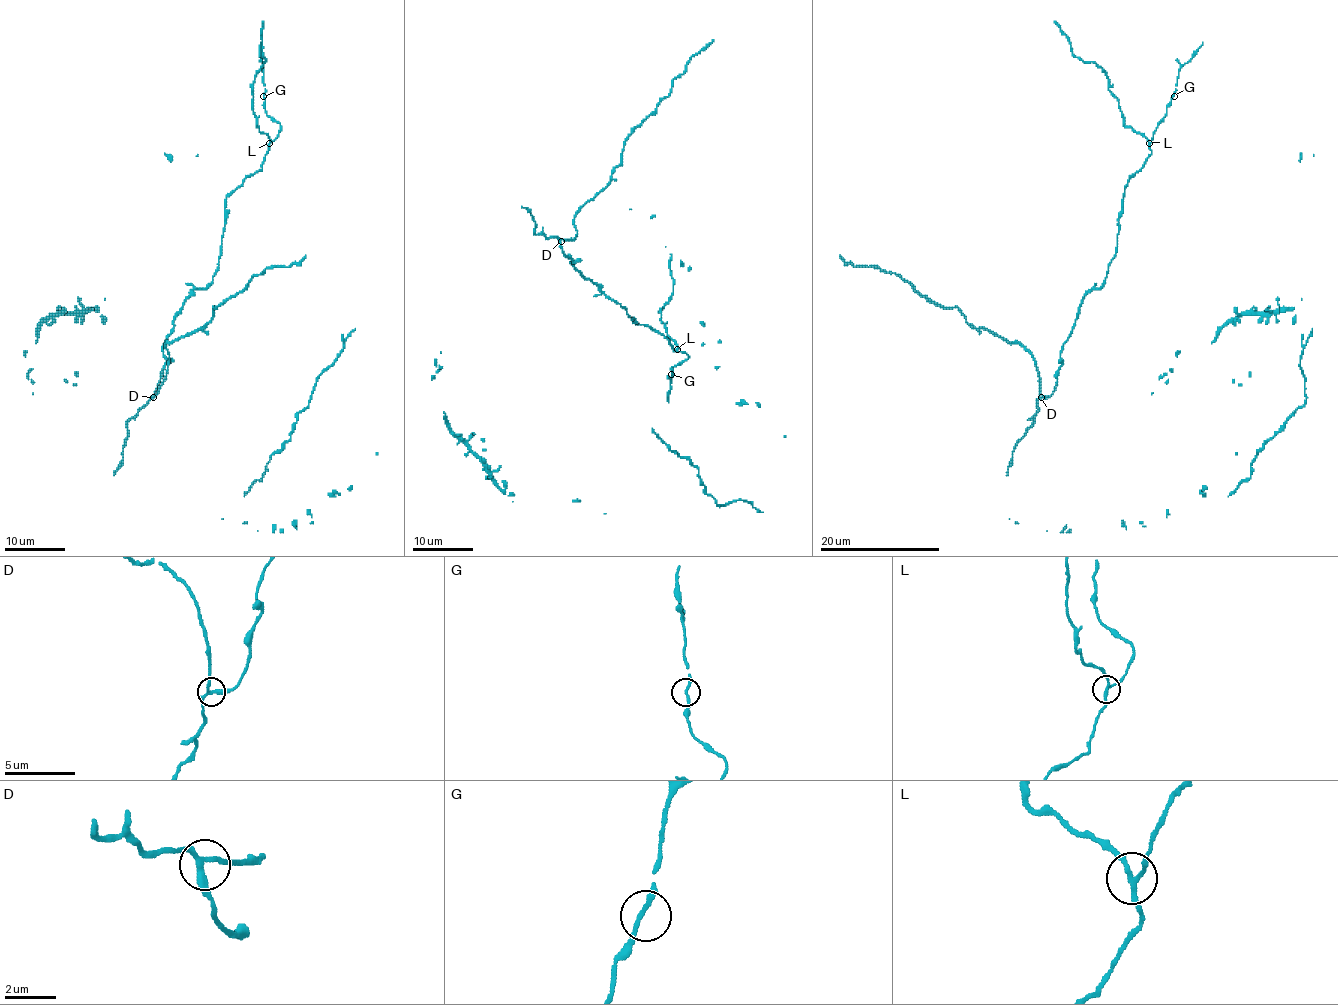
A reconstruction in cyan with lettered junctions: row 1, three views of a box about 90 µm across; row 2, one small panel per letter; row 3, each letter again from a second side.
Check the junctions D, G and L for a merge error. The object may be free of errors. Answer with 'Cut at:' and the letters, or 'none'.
Cut at: L

